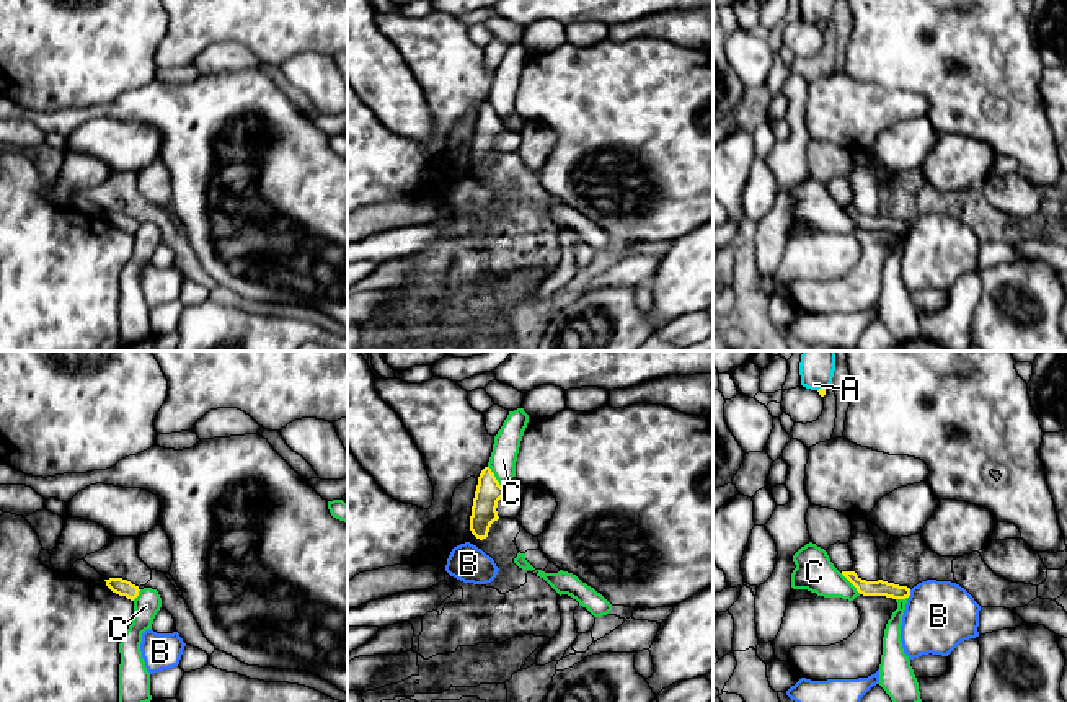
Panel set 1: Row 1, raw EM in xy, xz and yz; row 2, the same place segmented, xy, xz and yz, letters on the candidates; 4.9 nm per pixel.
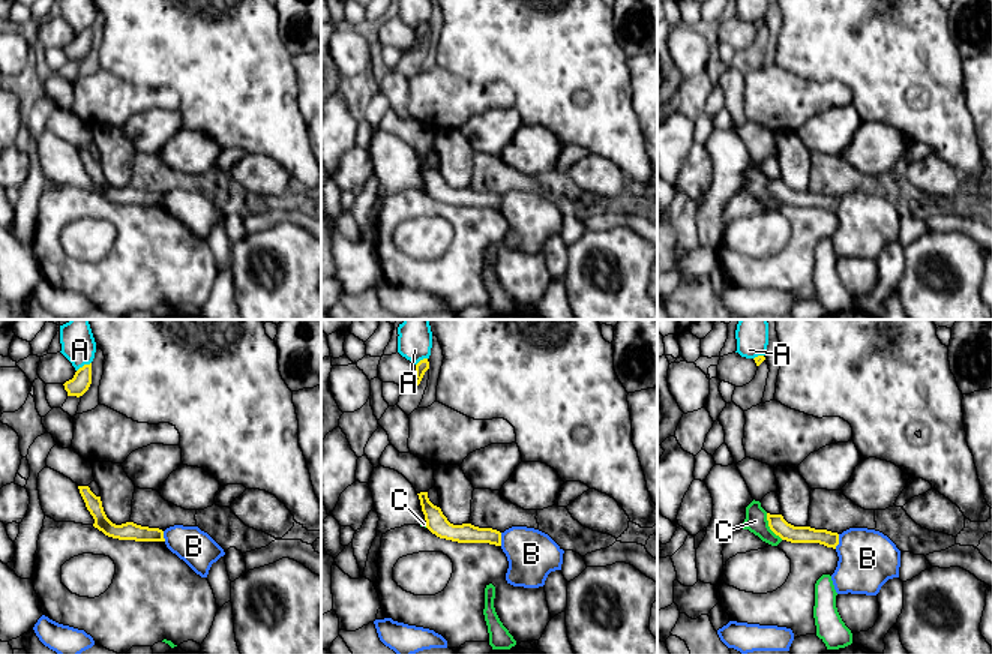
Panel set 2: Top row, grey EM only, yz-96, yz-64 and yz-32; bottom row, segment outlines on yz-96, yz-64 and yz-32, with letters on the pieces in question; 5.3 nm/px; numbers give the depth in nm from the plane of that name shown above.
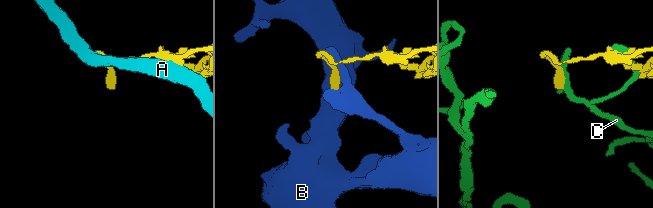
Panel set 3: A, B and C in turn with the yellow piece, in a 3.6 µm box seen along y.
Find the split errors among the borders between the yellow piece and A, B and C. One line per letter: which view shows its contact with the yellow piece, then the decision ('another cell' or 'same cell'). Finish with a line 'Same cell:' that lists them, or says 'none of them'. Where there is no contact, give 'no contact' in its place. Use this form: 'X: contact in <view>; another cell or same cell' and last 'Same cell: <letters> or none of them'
A: contact in yz; another cell
B: contact in yz; another cell
C: contact in xz; another cell
Same cell: none of them

